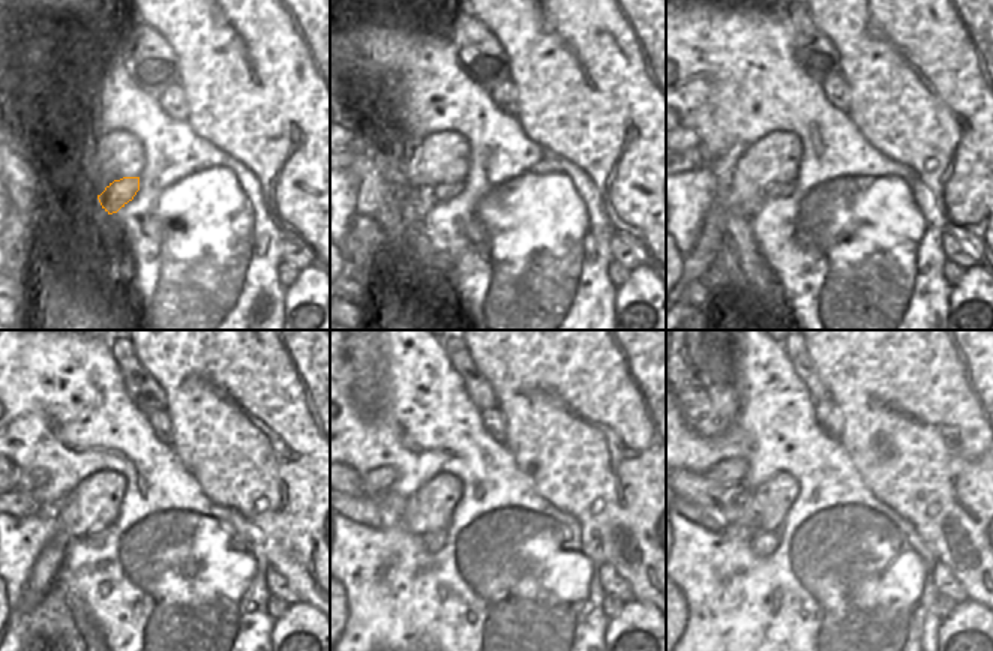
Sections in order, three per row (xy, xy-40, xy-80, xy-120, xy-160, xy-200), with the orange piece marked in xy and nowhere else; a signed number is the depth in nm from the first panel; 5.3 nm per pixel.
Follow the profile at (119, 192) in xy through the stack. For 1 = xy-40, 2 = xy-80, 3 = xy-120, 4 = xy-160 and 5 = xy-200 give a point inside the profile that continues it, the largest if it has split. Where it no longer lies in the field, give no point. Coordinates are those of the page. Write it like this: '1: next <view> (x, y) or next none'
1: next xy-40 (446, 191)
2: next xy-80 (774, 191)
3: next xy-120 (95, 537)
4: next xy-160 (432, 542)
5: next xy-200 (764, 543)

